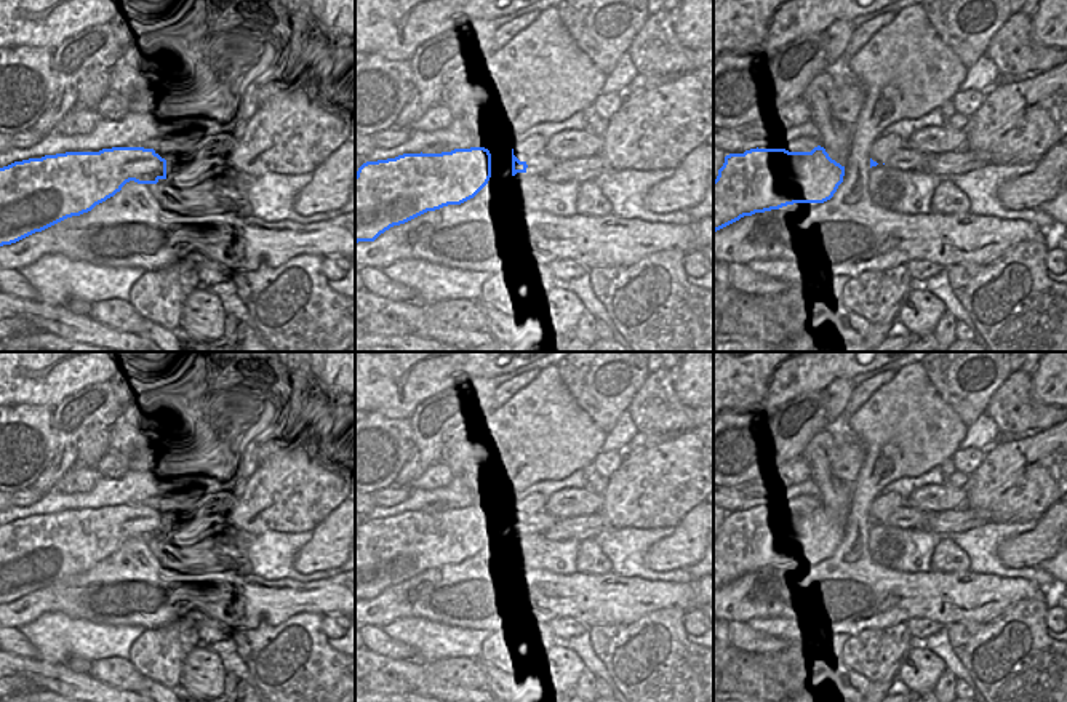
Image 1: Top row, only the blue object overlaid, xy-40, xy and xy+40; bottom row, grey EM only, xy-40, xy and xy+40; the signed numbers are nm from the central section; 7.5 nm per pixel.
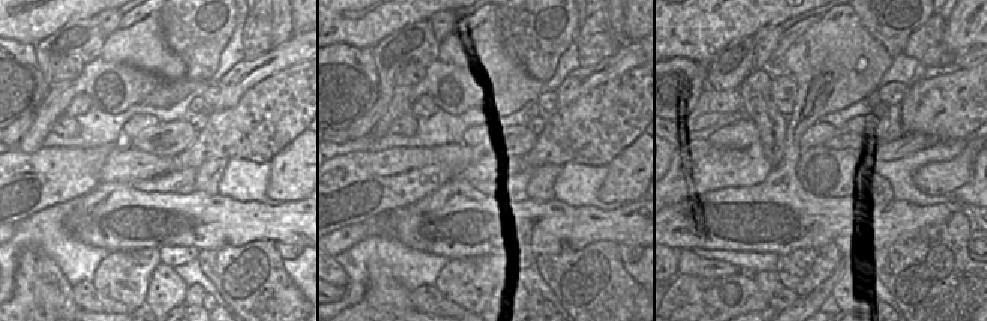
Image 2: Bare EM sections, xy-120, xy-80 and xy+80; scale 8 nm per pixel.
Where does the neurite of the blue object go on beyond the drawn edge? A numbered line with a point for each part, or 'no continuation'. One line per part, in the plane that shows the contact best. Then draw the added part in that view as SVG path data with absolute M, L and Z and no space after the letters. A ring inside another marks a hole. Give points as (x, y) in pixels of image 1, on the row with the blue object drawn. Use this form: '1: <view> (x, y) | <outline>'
1: xy (541, 162) | M544 152L534 154L531 158L526 160L526 165L534 168L536 174L542 174L542 173L555 168L557 163L558 163L557 158L544 154Z

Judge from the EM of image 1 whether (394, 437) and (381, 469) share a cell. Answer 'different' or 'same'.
same

